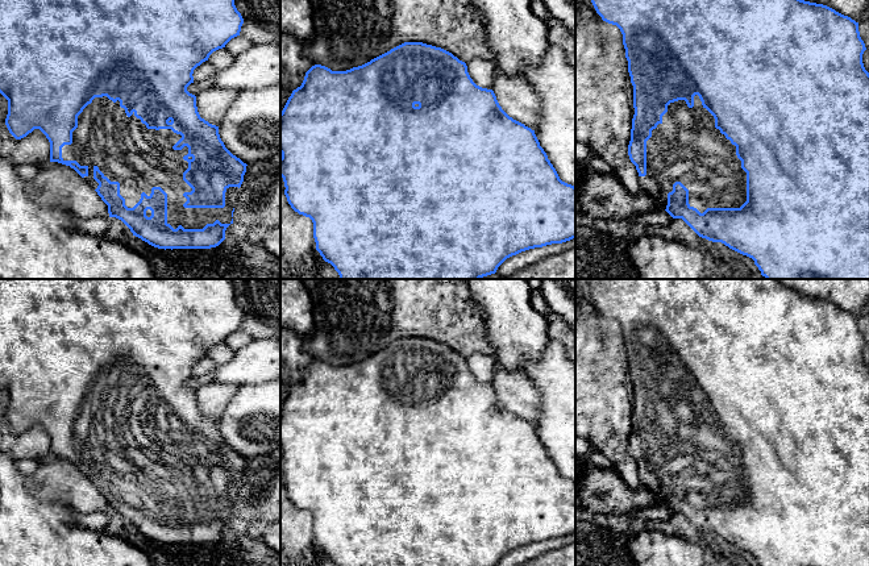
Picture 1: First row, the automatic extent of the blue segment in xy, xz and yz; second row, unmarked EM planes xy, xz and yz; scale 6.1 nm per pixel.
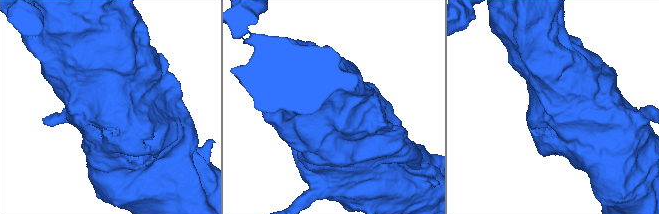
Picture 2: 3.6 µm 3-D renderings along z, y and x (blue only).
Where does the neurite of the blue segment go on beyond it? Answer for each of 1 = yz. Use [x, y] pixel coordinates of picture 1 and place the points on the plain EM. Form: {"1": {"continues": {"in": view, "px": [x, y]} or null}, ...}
{"1": {"continues": {"in": "yz", "px": [686, 442]}}}

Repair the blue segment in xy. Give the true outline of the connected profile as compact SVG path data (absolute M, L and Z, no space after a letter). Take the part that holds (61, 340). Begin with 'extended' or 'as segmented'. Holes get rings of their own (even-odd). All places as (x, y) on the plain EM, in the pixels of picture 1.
extended | M0 279L0 388L8 395L5 420L16 434L40 424L50 437L50 457L74 463L108 500L109 512L121 515L149 540L165 545L216 542L233 519L248 459L225 442L219 421L200 412L196 391L187 382L194 378L194 365L240 330L242 319L232 279Z

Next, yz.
extended | M587 279L587 282L589 282L589 288L590 288L590 291L591 291L591 297L592 297L592 300L594 300L594 303L595 303L595 305L596 305L596 308L598 308L598 309L599 309L599 311L600 311L600 312L602 312L602 315L603 315L603 316L606 316L606 317L608 317L608 319L612 319L612 320L616 320L616 321L618 321L618 322L619 322L619 324L620 324L620 326L621 326L621 329L623 329L623 340L624 340L624 344L625 344L625 353L627 353L627 355L628 355L628 367L629 367L629 371L631 371L631 378L632 378L632 380L633 380L633 403L635 403L635 409L633 409L633 413L632 413L632 424L631 424L631 436L629 436L629 440L628 440L628 450L629 450L629 454L631 454L631 457L632 457L632 458L633 458L633 459L635 459L635 461L636 461L636 465L637 465L637 467L639 467L639 478L640 478L640 480L641 480L641 484L643 484L643 486L645 486L645 487L646 487L646 488L648 488L648 490L650 490L650 491L652 491L652 492L653 492L653 494L654 494L654 495L656 495L656 496L657 496L657 498L658 498L658 499L660 499L660 500L661 500L661 502L662 502L662 504L665 504L665 505L666 505L666 507L668 507L668 508L669 508L669 509L670 509L670 511L672 511L672 512L673 512L673 513L682 513L682 515L683 515L683 516L685 516L685 517L686 517L686 519L687 519L687 520L689 520L689 521L690 521L690 523L691 523L691 524L693 524L693 525L694 525L694 527L695 527L695 528L697 528L697 529L698 529L698 530L699 530L699 532L702 532L702 533L706 533L706 534L708 534L708 536L712 536L712 537L722 537L722 538L724 538L724 540L725 540L725 541L728 541L728 542L729 542L729 544L732 544L732 545L735 545L735 546L737 546L737 548L740 548L740 549L743 549L743 550L747 550L747 552L749 552L749 553L752 553L752 554L753 554L753 555L754 555L754 559L756 559L756 561L757 561L757 562L758 562L758 565L760 565L760 566L869 566L869 367L868 367L868 366L866 366L866 365L865 365L865 362L864 362L864 358L862 358L862 349L864 349L864 346L865 346L865 345L866 345L866 342L865 342L865 338L864 338L864 336L862 336L862 334L861 334L861 332L860 332L860 326L858 326L858 317L856 317L856 316L855 316L855 315L852 315L852 313L851 313L851 312L848 312L848 311L844 311L844 309L841 309L841 308L839 308L839 307L836 307L836 305L835 305L835 304L832 304L832 303L830 303L830 301L827 301L827 300L823 300L823 299L816 299L816 297L810 297L810 296L804 296L804 295L801 295L801 294L798 294L798 292L795 292L795 291L791 291L791 290L789 290L789 288L787 288L787 287L785 287L785 286L783 286L783 284L781 284L781 283L779 283L779 282L778 282L778 280L777 280L777 279Z

